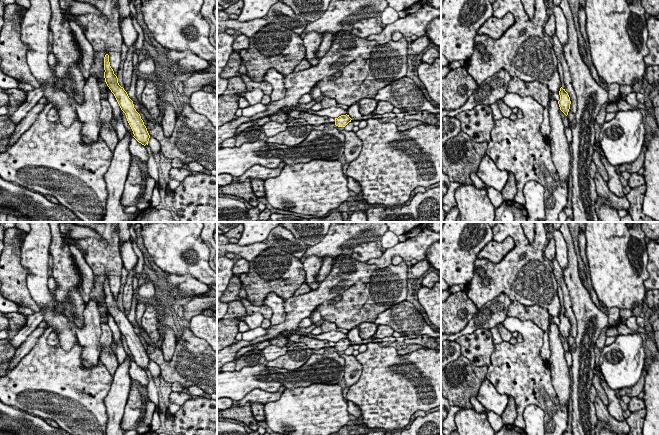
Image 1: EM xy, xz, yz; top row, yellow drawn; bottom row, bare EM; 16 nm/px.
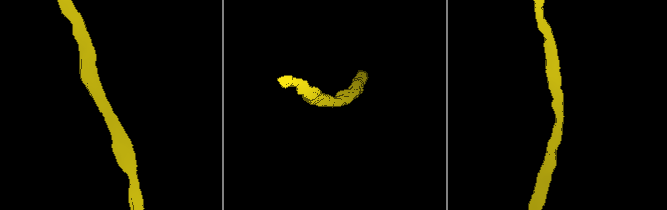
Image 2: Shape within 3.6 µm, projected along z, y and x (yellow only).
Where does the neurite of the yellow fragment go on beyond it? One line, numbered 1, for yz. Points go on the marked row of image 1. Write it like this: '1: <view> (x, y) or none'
1: none

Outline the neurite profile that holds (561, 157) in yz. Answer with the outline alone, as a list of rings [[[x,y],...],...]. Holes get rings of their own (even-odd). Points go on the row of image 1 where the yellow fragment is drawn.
[[[550,99],[549,120],[551,133],[548,137],[552,152],[552,160],[556,167],[561,182],[569,183],[571,174],[571,160],[569,143],[565,135],[565,127],[560,115],[558,101]]]

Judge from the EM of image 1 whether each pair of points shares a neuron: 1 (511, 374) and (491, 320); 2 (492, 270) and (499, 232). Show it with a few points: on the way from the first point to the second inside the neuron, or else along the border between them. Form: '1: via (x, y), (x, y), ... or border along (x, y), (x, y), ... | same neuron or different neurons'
1: border along (507, 316), (501, 323) | different neurons
2: via (506, 264), (518, 252), (518, 239), (513, 234) | same neuron

